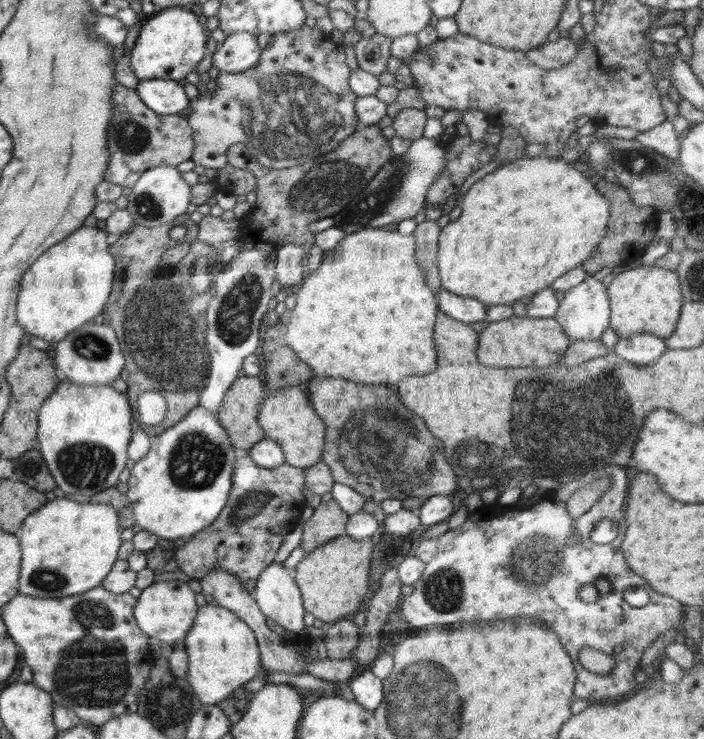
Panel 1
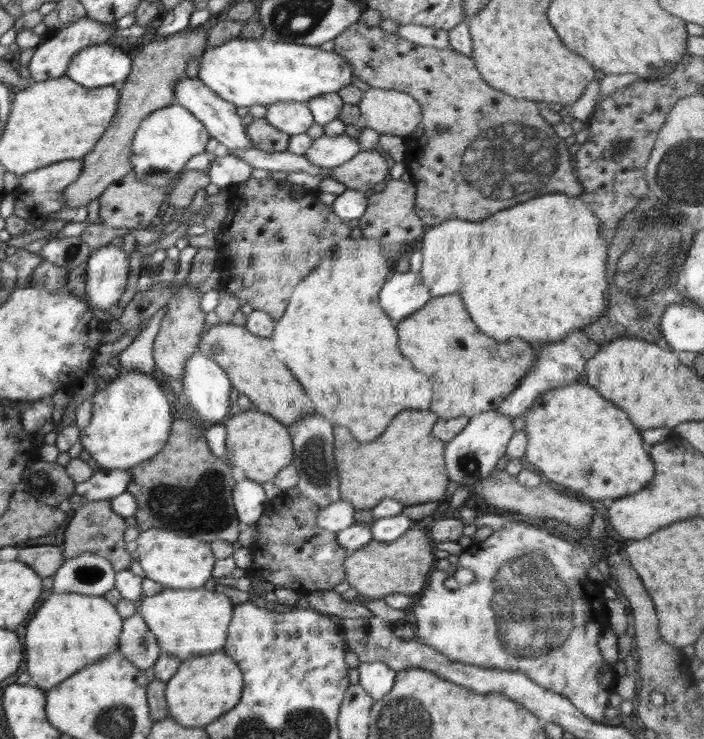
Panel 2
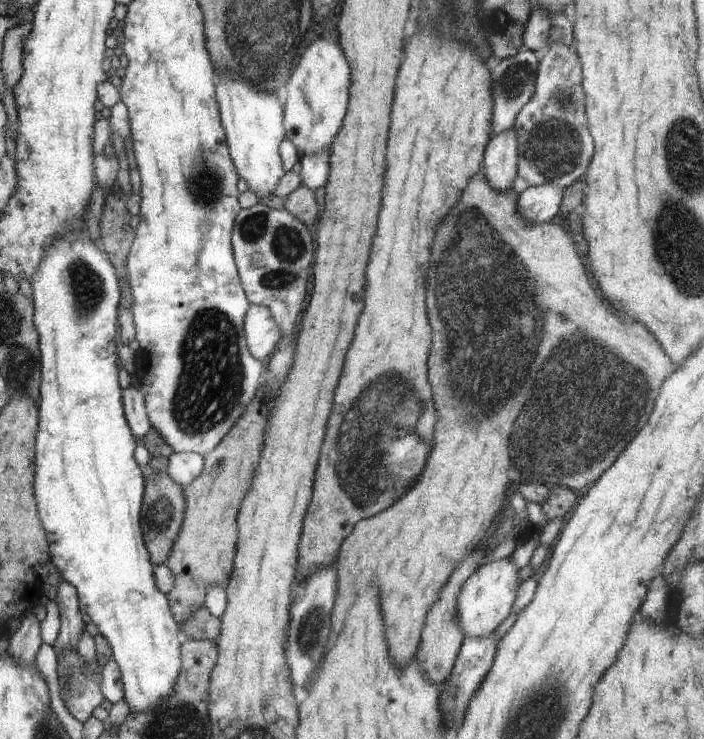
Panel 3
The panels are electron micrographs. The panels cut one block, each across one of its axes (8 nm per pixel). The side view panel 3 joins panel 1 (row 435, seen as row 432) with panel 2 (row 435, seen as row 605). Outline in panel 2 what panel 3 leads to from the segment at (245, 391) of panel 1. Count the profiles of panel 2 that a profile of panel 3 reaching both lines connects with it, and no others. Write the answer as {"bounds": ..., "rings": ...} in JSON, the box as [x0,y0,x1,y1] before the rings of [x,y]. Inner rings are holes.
{"bounds":[126,419,243,543],"rings":[[[174,419],[170,436],[162,450],[151,459],[130,467],[130,471],[132,480],[128,482],[126,491],[138,501],[134,516],[140,533],[148,528],[160,528],[176,530],[176,533],[184,536],[192,535],[207,543],[234,543],[237,540],[243,526],[233,505],[236,480],[232,477],[232,465],[210,451],[205,435],[194,423]]]}

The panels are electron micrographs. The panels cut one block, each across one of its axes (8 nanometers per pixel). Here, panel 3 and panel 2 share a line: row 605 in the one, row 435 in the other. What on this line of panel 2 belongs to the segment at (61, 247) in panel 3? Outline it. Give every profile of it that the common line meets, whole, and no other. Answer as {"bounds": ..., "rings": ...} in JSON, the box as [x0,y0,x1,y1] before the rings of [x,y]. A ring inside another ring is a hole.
{"bounds":[79,367,173,470],"rings":[[[126,367],[118,369],[118,375],[112,381],[106,382],[104,389],[98,388],[93,394],[92,419],[88,426],[81,430],[79,436],[84,450],[87,450],[96,460],[101,470],[125,469],[151,459],[166,445],[172,428],[173,415],[170,413],[168,397],[152,374],[126,369]]]}

